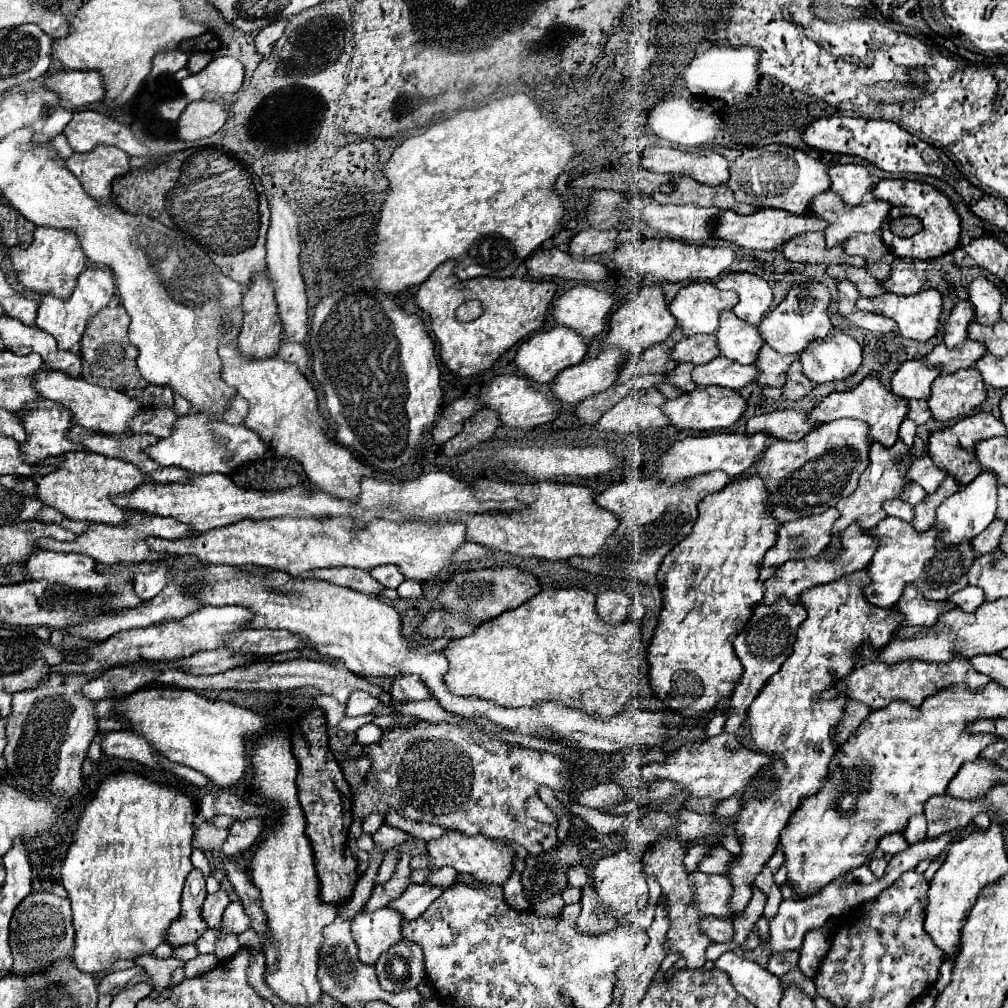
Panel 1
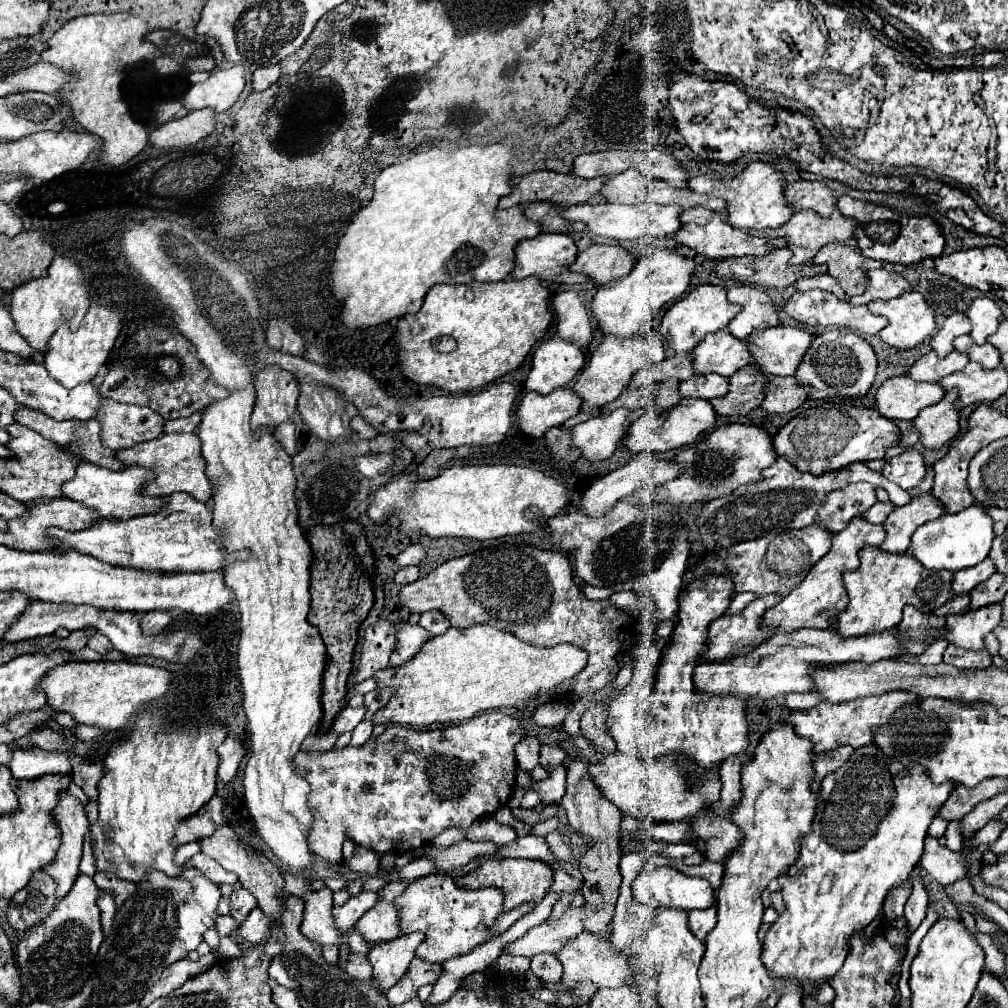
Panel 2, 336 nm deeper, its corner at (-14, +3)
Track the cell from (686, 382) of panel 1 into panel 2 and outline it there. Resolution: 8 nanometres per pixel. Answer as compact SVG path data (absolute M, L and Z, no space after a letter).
M670 379L668 383L664 383L664 385L660 387L660 393L658 393L658 397L656 397L656 403L658 403L660 407L664 407L664 409L670 409L670 407L678 405L678 403L680 403L678 385L680 385L680 383L678 383L676 379Z

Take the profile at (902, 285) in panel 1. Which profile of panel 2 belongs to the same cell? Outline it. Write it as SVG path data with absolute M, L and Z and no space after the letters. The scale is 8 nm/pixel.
M870 269L866 291L862 295L850 297L850 303L852 305L868 305L870 301L876 301L876 299L890 301L908 289L910 289L910 283L900 273L886 271L886 269Z

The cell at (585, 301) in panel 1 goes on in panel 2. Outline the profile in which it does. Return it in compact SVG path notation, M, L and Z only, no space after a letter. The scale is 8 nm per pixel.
M562 291L554 297L552 307L558 321L558 335L580 347L586 347L592 341L592 321L582 297L576 291Z

